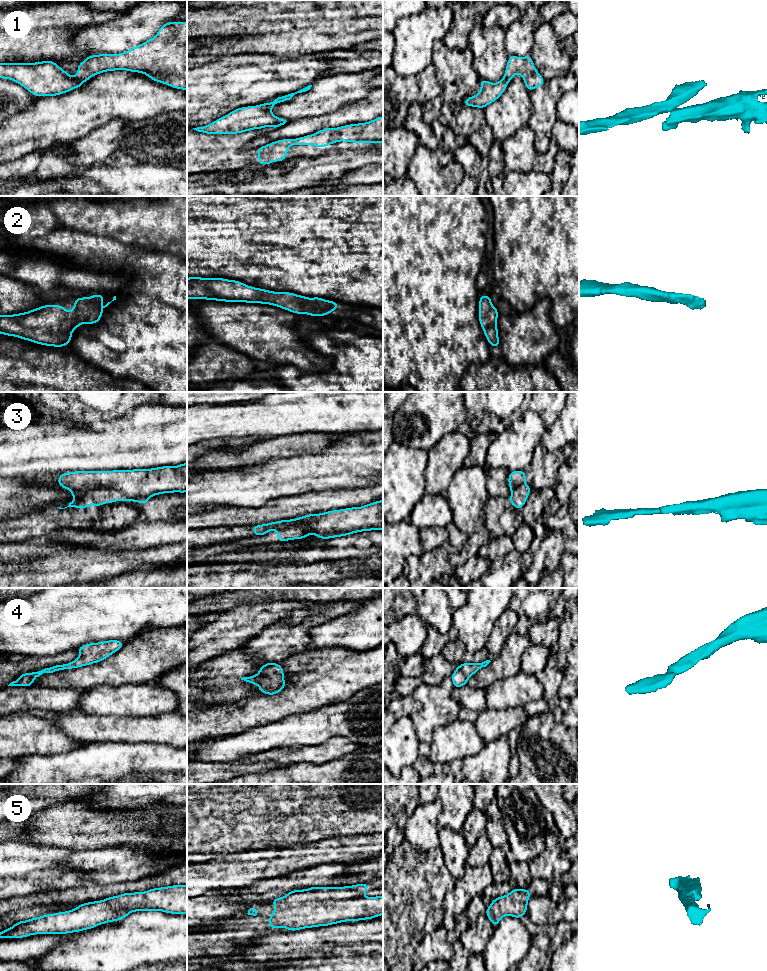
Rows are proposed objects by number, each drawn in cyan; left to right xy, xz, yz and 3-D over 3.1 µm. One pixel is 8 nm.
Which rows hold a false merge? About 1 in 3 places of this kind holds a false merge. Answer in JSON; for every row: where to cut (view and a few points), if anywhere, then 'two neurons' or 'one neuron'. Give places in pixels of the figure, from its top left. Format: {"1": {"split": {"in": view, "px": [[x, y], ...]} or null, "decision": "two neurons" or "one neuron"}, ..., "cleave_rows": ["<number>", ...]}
{"1": {"split": {"in": "xz", "px": [[282, 119], [272, 126]]}, "decision": "two neurons"}, "2": {"split": null, "decision": "one neuron"}, "3": {"split": {"in": "xy", "px": [[75, 490], [112, 488], [129, 497], [147, 497]]}, "decision": "two neurons"}, "4": {"split": null, "decision": "one neuron"}, "5": {"split": null, "decision": "one neuron"}, "cleave_rows": ["1", "3"]}

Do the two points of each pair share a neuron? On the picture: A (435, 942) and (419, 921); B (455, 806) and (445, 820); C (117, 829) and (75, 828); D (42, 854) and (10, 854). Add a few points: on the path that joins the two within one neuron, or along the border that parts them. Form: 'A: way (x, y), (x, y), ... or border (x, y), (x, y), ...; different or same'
A: border (425, 935), (417, 946), (414, 956); different
B: way (455, 809), (448, 817); same
C: way (107, 828), (85, 828); same
D: way (34, 854), (18, 854); same

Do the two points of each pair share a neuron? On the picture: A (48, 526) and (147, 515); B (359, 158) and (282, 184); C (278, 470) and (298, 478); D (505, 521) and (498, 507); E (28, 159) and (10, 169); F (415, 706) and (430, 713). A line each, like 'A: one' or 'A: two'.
A: one
B: one
C: one
D: one
E: one
F: two

